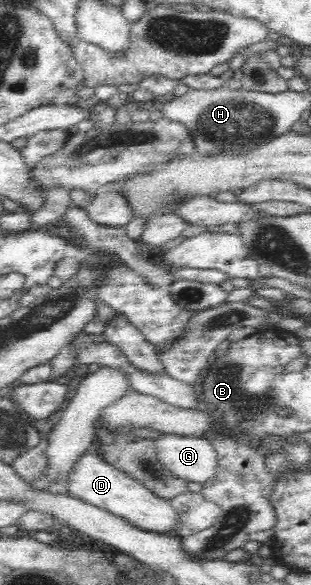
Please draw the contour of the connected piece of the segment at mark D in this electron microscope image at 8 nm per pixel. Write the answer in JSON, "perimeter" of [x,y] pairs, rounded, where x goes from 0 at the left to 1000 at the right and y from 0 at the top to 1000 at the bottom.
{"perimeter":[[[318,771],[267,774],[225,803],[212,824],[219,846],[402,887],[421,894],[421,899],[473,909],[543,915],[556,915],[556,908],[569,903],[569,880],[537,855],[514,853],[447,822],[338,790]]]}

